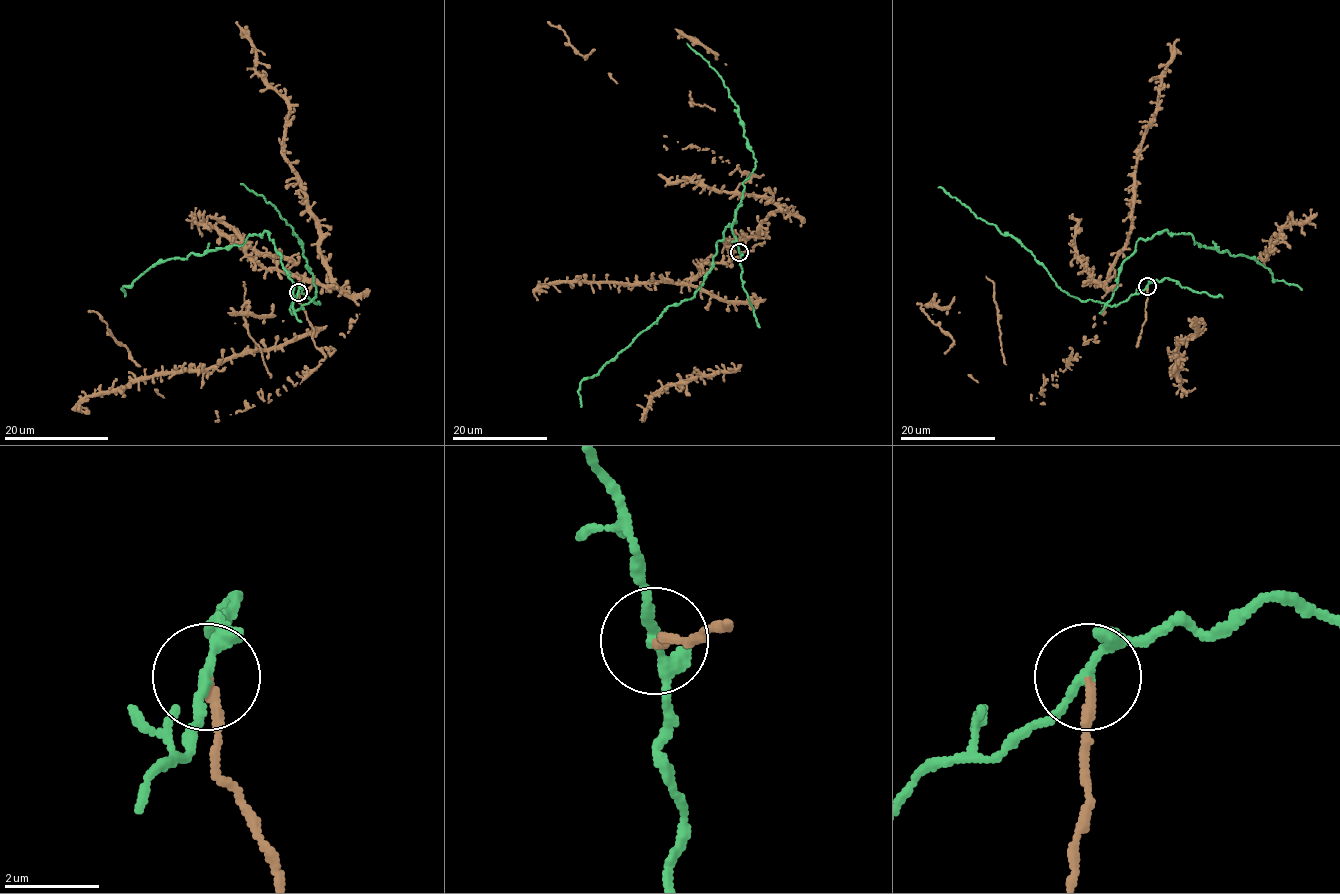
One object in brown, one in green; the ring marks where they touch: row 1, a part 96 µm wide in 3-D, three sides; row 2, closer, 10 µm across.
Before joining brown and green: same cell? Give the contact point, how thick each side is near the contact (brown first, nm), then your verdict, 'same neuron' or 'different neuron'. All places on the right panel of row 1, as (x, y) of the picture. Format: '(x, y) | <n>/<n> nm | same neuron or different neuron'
(1147, 286) | 190/150 nm | different neuron

